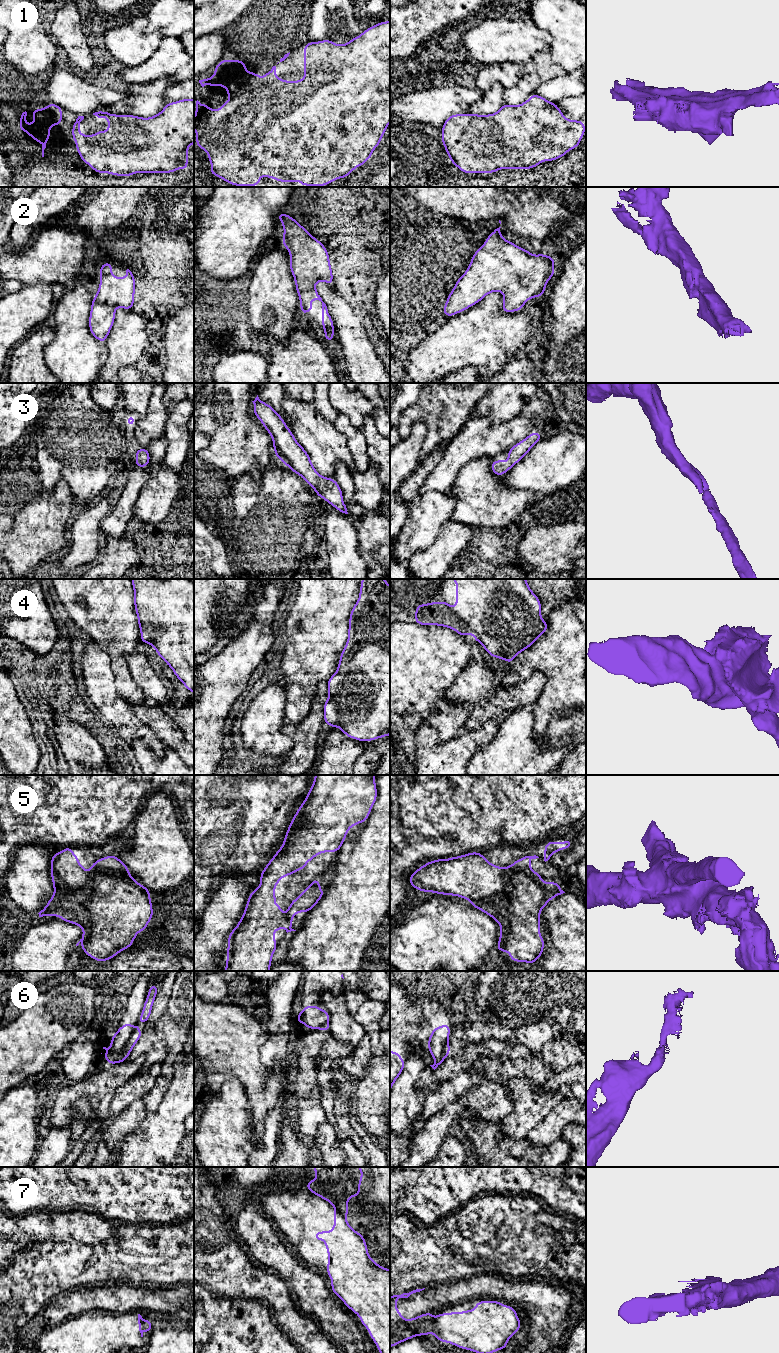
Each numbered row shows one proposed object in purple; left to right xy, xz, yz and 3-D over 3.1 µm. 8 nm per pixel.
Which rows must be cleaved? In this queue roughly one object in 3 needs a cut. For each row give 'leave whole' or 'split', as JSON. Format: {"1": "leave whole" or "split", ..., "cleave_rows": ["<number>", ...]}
{"1": "leave whole", "2": "leave whole", "3": "leave whole", "4": "leave whole", "5": "split", "6": "split", "7": "split", "cleave_rows": ["5", "6", "7"]}

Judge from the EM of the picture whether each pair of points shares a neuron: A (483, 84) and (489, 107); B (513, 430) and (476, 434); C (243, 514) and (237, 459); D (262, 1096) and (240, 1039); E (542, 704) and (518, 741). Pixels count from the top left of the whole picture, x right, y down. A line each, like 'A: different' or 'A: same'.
A: different
B: same
C: different
D: same
E: different

